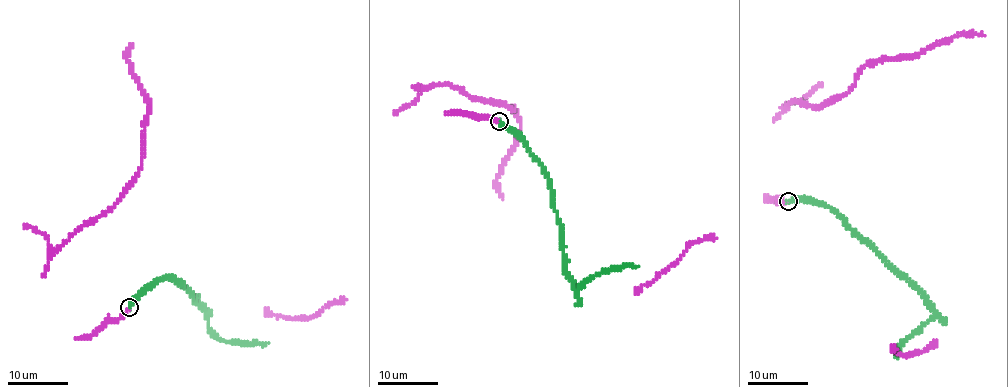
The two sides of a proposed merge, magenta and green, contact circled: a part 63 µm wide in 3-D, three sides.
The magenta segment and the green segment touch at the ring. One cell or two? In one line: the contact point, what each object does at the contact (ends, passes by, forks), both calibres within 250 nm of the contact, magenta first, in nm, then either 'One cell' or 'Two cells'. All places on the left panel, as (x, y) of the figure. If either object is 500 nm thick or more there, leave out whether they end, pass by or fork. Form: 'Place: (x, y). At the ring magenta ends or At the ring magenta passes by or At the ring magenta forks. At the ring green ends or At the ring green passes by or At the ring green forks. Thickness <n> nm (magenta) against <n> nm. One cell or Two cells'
Place: (129, 307). At the ring magenta ends. At the ring green ends. Thickness 240 nm (magenta) against 320 nm. One cell

